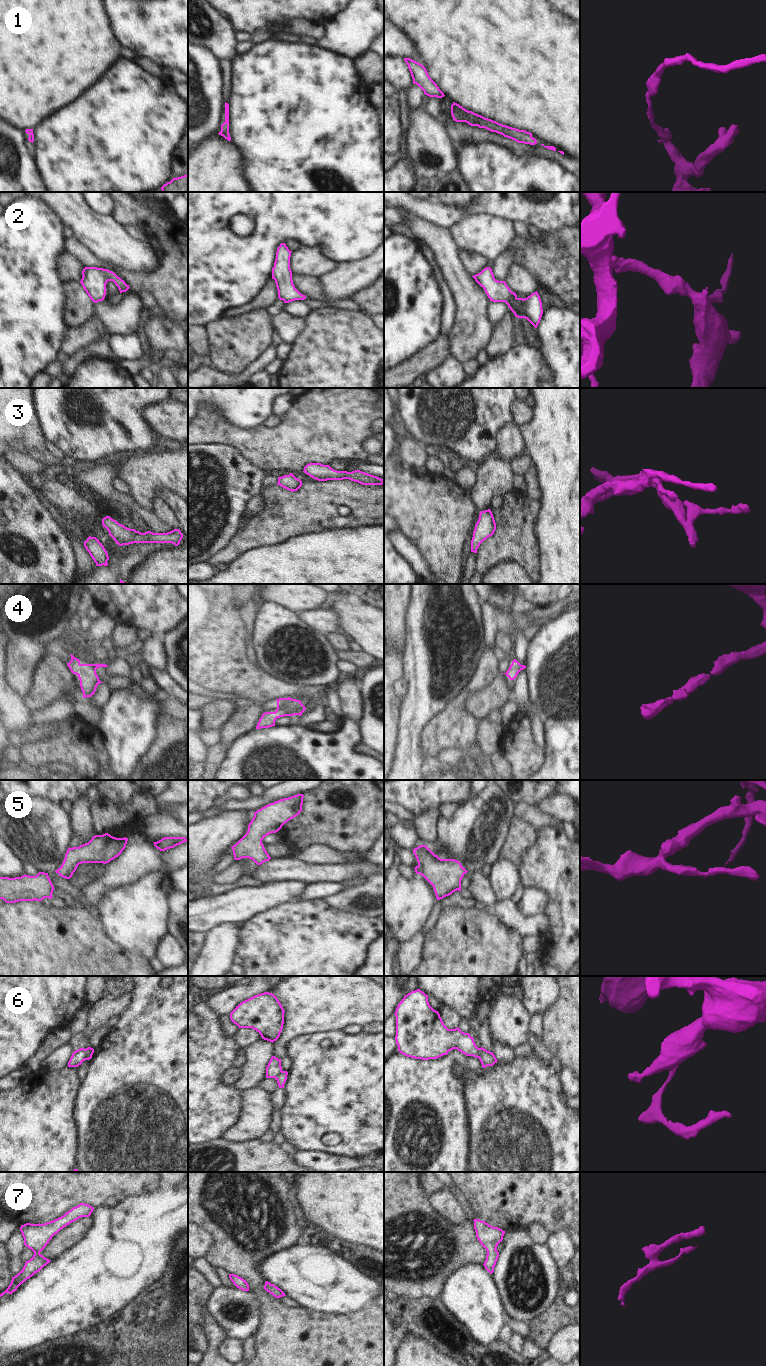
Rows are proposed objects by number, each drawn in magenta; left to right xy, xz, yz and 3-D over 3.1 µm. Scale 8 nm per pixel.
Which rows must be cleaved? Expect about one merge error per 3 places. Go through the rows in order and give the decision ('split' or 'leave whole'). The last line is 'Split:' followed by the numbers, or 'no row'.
1: leave whole
2: leave whole
3: leave whole
4: leave whole
5: leave whole
6: split
7: leave whole
Split: 6

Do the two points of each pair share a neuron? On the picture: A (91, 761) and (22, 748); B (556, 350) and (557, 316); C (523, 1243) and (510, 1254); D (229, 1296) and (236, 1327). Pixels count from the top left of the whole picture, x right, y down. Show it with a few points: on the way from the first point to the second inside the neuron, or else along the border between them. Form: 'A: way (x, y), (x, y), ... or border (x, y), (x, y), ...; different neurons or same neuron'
A: way (74, 751), (63, 751), (54, 745), (39, 745); same neuron
B: way (556, 342), (554, 333), (557, 329), (557, 324); same neuron
C: way (520, 1246), (513, 1253); same neuron
D: way (223, 1304), (219, 1311), (228, 1320); same neuron

